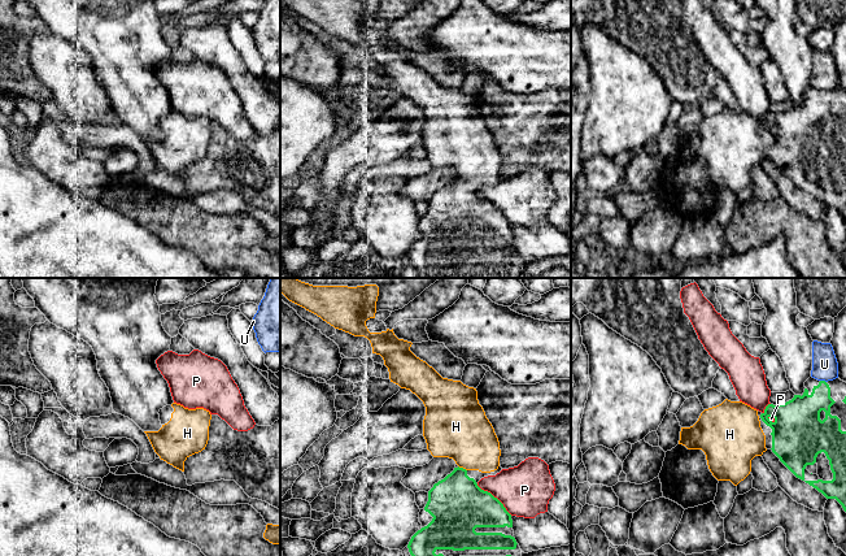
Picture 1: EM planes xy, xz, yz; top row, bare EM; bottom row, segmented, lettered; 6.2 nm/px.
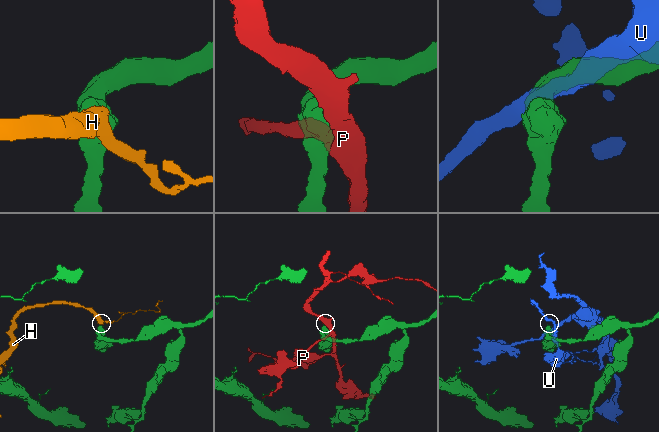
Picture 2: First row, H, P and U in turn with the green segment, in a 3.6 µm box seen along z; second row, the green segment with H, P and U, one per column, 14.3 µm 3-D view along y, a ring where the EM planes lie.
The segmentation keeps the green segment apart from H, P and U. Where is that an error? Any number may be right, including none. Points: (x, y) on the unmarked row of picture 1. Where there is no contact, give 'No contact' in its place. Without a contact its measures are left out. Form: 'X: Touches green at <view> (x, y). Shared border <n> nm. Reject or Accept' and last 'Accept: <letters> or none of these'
H: Touches green at xz (462, 177). Shared border 70 nm. Accept
P: Touches green at xz (493, 205). Shared border 300 nm. Reject
U: Touches green at yz (823, 90). Shared border 40 nm. Reject
Accept: H

